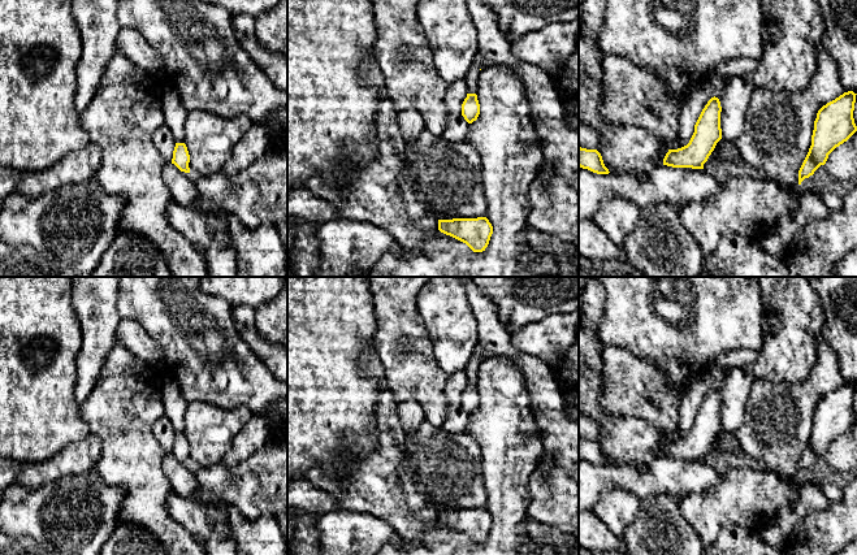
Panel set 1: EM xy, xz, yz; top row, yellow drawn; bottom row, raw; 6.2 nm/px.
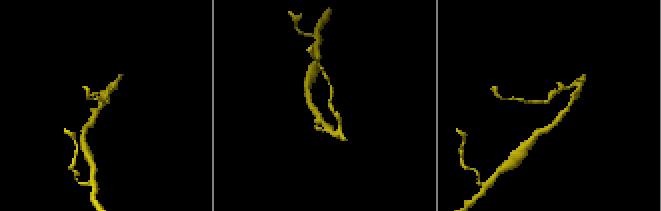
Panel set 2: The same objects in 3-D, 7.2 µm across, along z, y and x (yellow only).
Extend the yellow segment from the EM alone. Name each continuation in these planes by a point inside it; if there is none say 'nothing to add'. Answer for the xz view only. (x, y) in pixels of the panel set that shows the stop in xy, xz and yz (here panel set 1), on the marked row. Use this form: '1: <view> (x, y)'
nothing to add

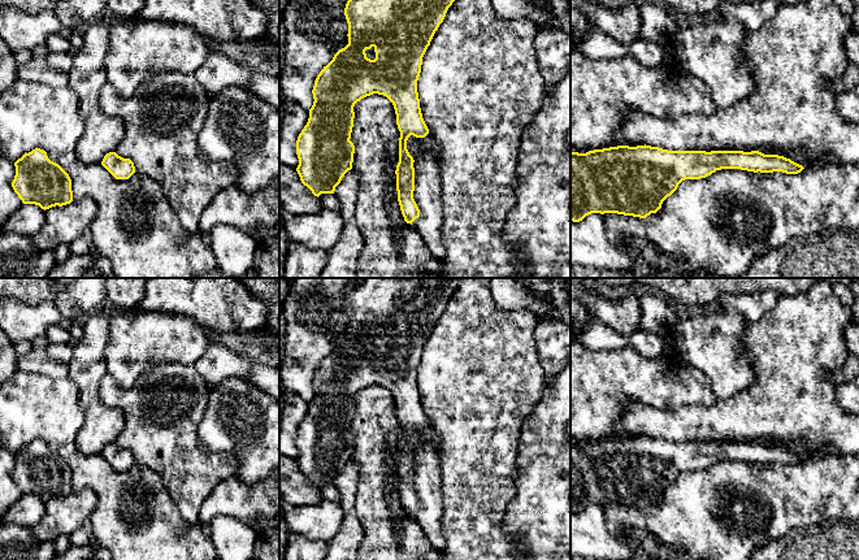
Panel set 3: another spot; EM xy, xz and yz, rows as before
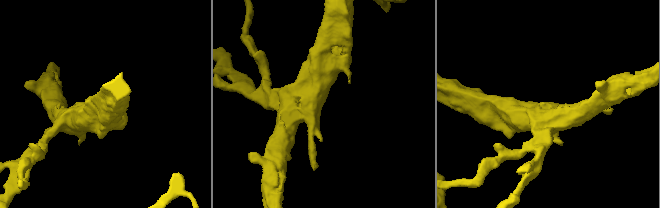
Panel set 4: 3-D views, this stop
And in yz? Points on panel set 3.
nothing to add

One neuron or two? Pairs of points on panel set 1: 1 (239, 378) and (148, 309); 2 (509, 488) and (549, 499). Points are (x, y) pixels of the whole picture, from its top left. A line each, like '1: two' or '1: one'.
1: one
2: two

